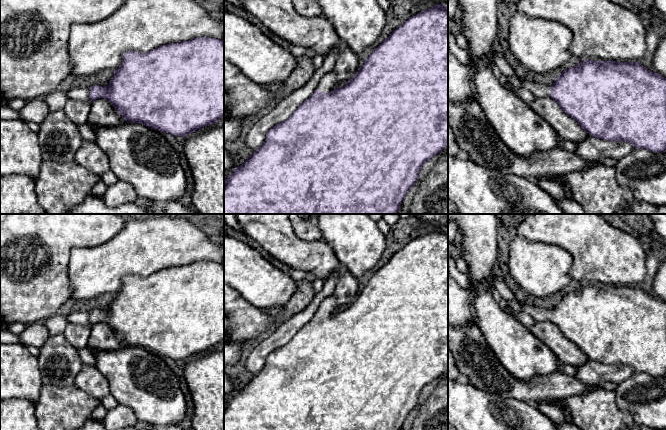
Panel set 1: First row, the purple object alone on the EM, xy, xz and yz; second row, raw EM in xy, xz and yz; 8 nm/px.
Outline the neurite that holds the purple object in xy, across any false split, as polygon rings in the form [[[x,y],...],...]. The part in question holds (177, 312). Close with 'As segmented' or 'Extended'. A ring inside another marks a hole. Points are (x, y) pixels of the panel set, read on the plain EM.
[[[197,261],[162,269],[146,277],[124,277],[121,290],[114,295],[108,310],[88,311],[91,327],[104,322],[111,327],[125,345],[142,347],[160,356],[186,361],[197,353],[218,347],[224,341],[224,265],[211,261]]]. As segmented

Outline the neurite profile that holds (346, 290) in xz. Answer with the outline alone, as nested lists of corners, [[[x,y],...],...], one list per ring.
[[[344,270],[332,294],[336,298],[336,306],[341,307],[353,302],[359,292],[359,279]]]

